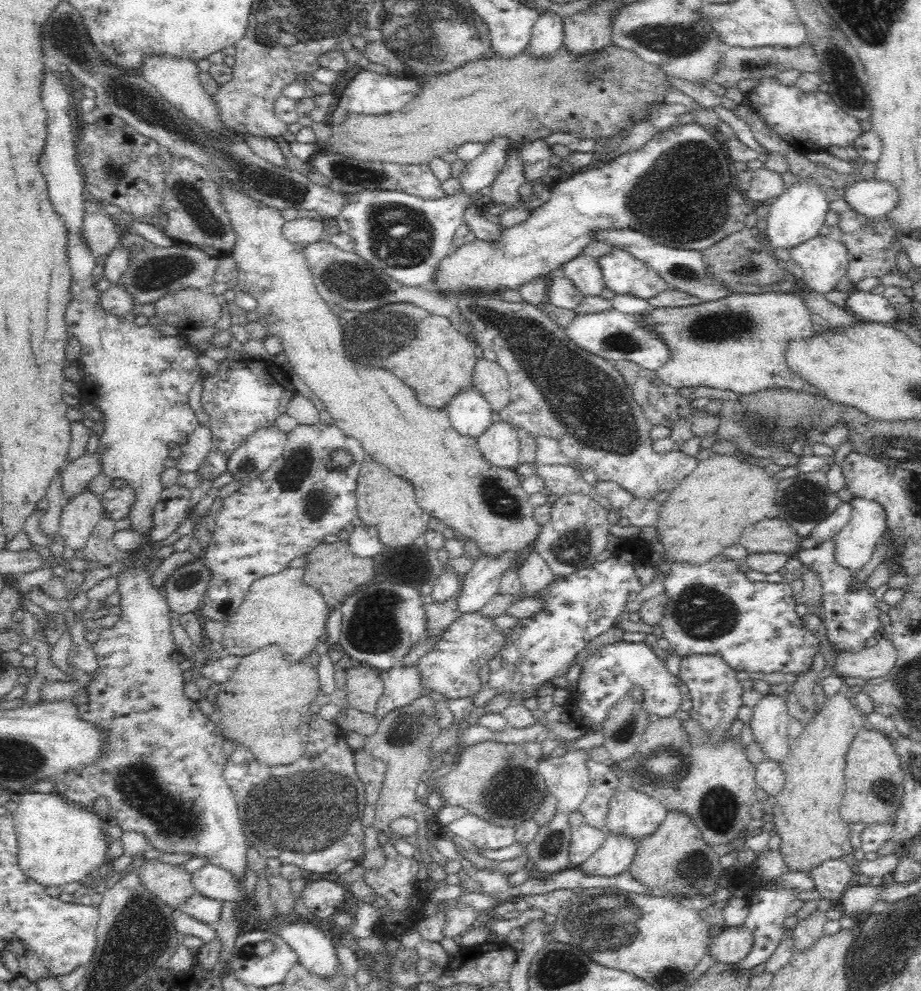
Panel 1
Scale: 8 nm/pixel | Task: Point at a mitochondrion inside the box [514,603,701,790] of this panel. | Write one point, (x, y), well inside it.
(624, 729)

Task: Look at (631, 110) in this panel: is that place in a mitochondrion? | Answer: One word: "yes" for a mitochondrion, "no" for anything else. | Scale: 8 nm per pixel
no

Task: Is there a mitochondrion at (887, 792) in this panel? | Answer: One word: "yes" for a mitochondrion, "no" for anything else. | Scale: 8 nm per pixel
yes

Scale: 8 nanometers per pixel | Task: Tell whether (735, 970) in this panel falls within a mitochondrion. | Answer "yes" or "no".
no

